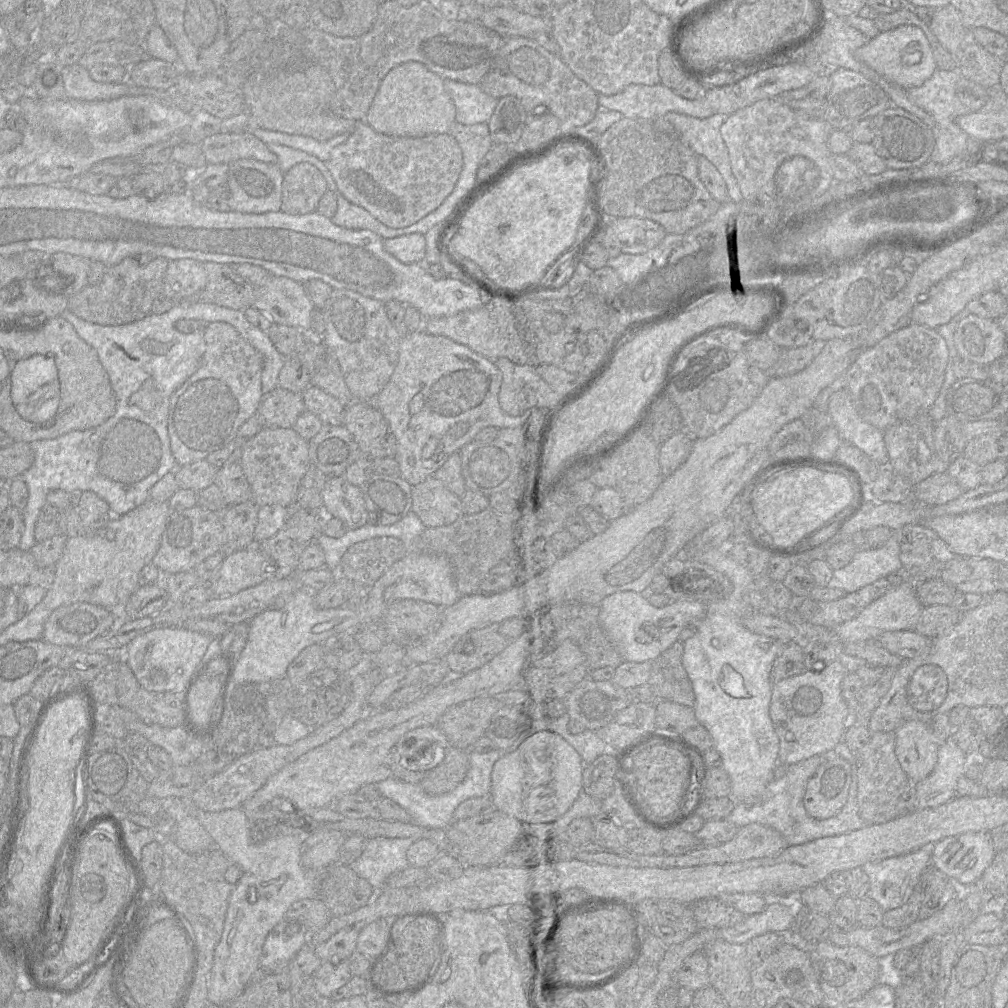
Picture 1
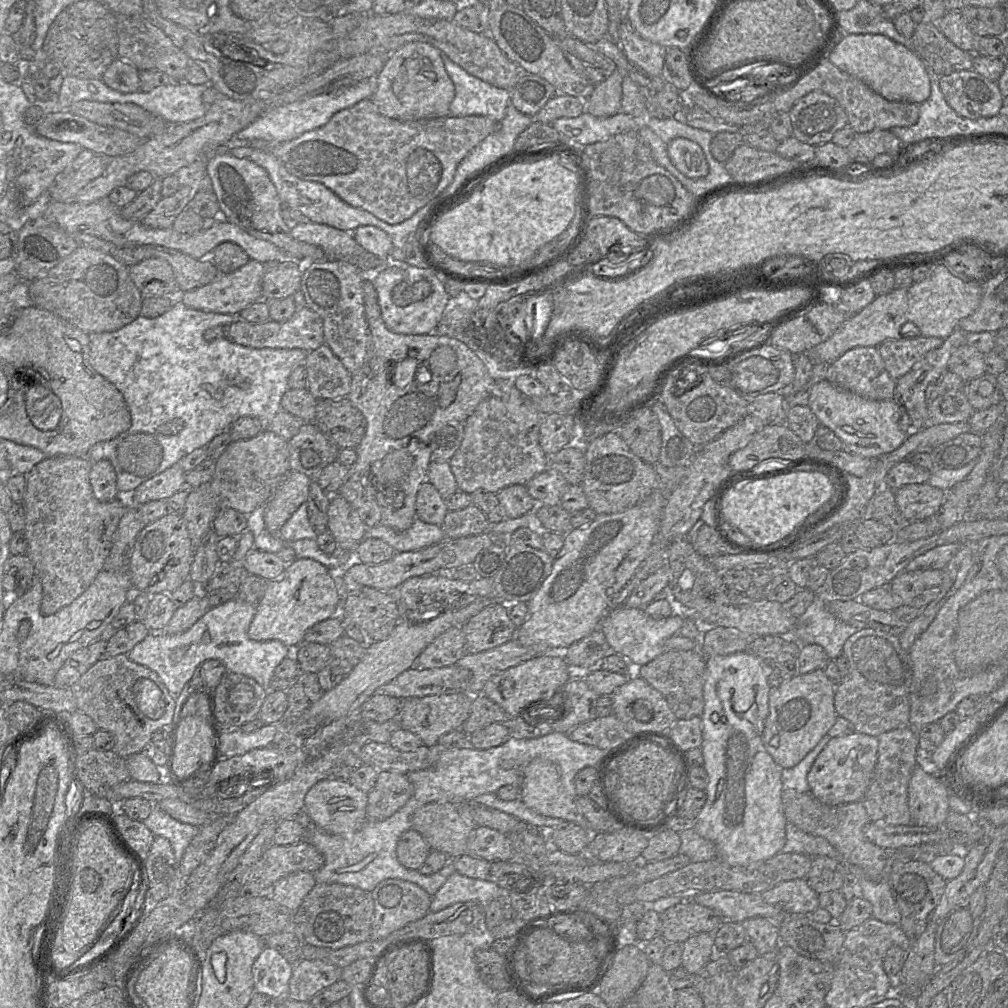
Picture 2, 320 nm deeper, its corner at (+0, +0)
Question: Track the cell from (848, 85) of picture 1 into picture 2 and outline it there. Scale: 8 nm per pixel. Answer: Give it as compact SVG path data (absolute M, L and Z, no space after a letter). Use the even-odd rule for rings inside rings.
M822 91L801 97L789 114L792 136L812 146L830 142L836 131L848 125L848 116L840 103Z

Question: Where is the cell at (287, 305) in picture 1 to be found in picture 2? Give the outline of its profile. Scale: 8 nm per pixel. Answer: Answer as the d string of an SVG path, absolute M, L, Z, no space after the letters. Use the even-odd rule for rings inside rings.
M250 259L244 266L237 270L220 274L212 282L193 290L181 292L178 295L186 306L202 311L239 314L244 308L262 299L262 279L264 264Z

